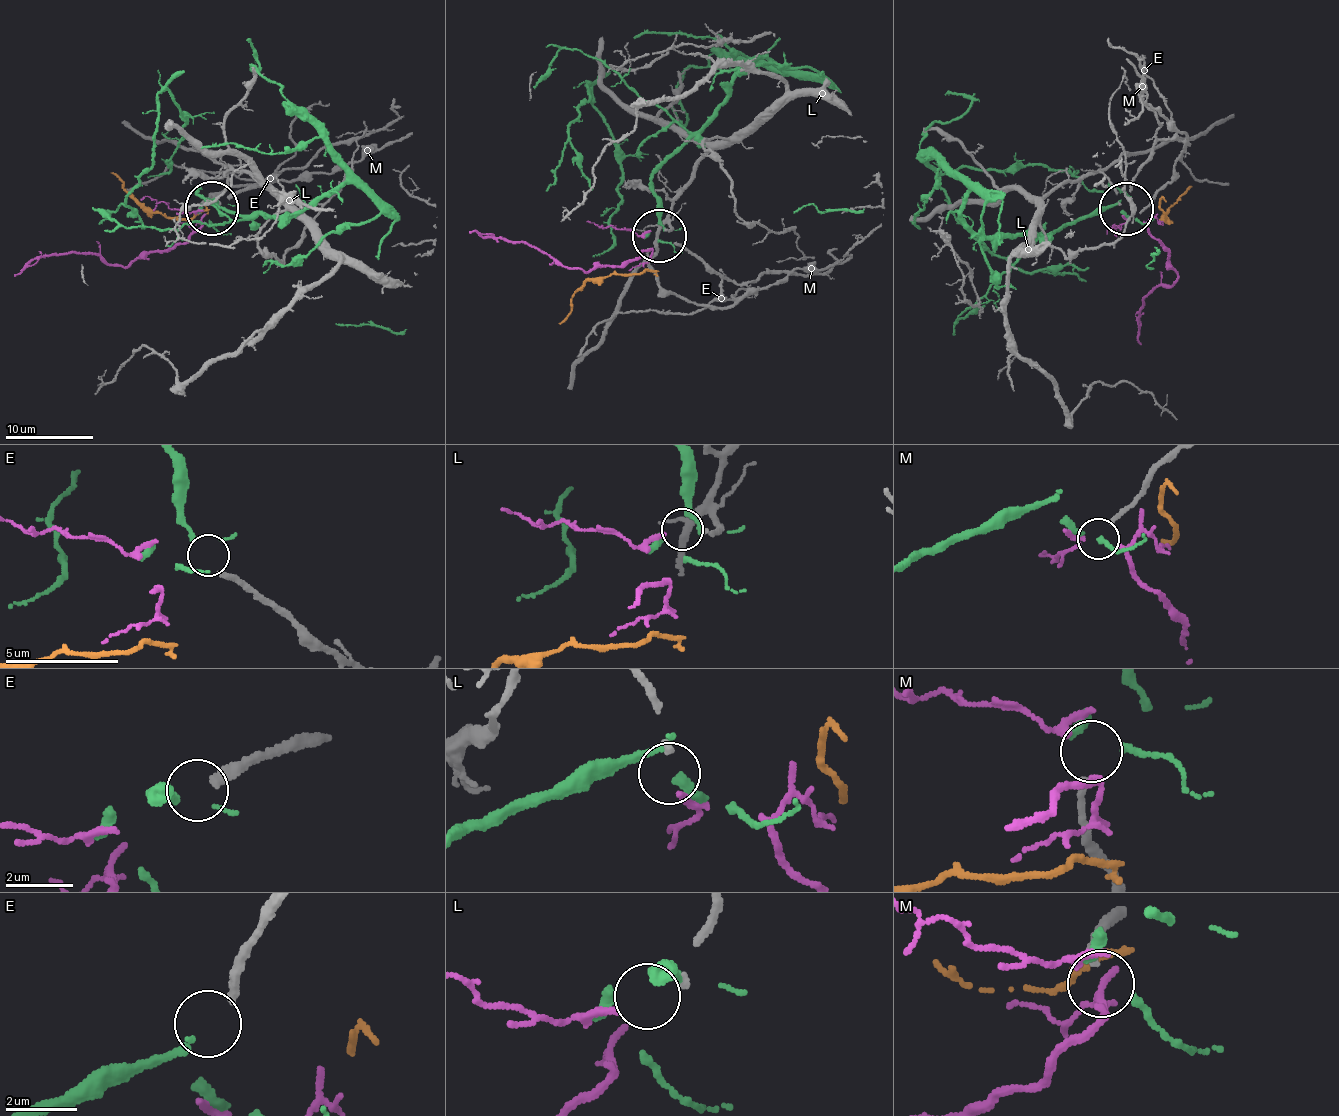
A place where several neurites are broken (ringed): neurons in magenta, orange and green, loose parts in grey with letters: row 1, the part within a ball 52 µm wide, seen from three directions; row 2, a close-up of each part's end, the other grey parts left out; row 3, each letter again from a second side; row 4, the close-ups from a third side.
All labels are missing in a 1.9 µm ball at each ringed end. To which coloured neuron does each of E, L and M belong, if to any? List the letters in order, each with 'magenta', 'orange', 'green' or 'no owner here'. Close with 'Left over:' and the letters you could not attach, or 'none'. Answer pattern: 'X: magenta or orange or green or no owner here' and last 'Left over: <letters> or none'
E: green
L: magenta
M: no owner here
Left over: M

